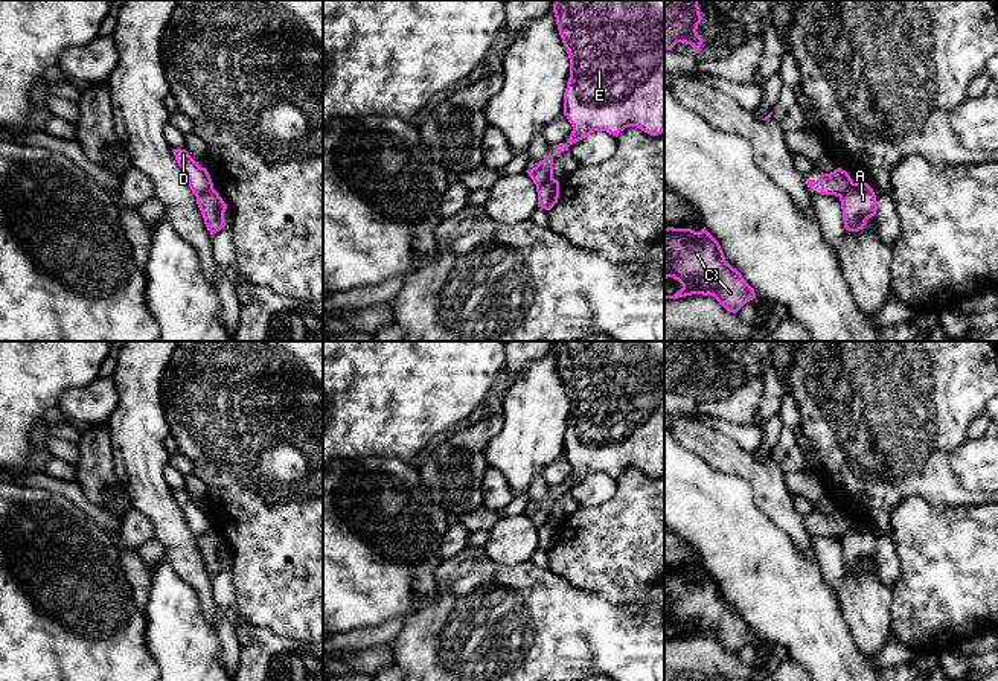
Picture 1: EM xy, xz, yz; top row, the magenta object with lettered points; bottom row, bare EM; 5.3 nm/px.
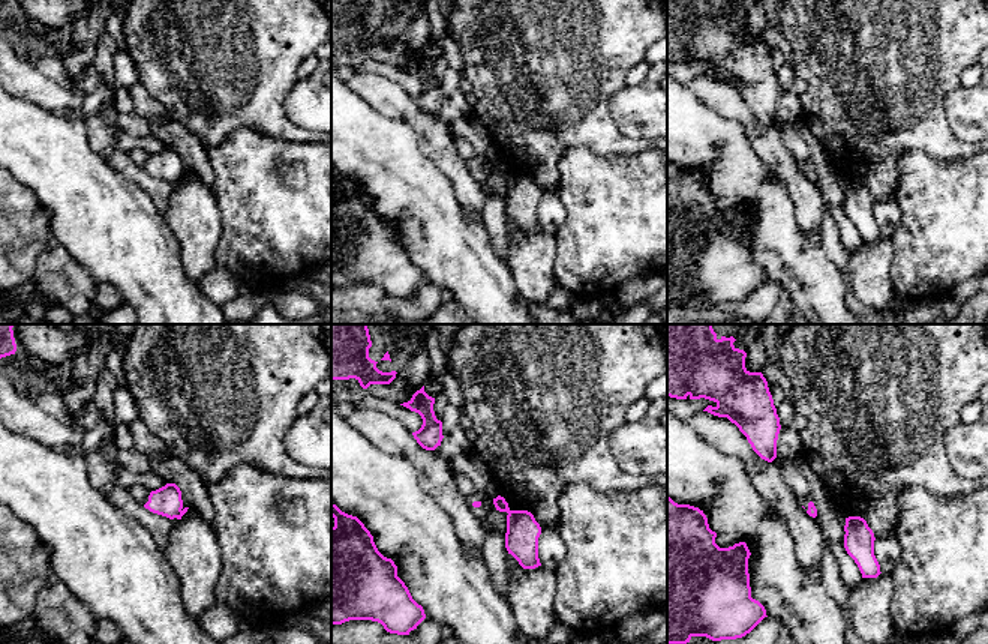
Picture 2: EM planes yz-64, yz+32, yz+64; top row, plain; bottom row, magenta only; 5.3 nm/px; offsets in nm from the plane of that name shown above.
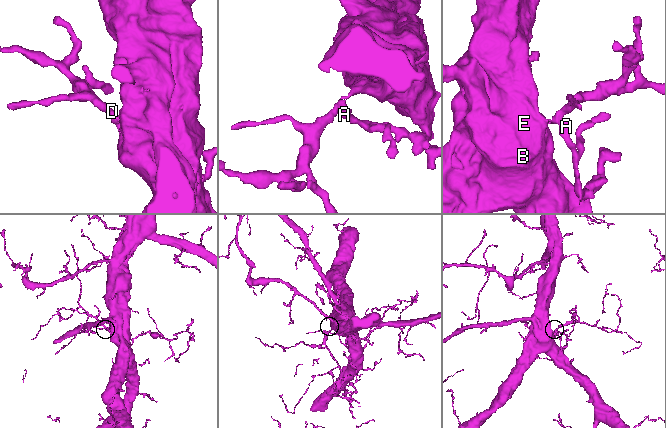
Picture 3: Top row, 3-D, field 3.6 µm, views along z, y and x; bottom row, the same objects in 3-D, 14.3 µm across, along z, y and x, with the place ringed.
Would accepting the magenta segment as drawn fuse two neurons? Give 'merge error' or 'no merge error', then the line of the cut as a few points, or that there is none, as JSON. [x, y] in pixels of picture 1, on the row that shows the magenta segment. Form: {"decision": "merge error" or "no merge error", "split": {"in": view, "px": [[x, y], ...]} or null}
{"decision": "merge error", "split": {"in": "xy", "px": [[212, 188], [197, 197]]}}

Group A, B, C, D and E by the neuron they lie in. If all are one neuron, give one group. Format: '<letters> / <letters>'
A / B C D E

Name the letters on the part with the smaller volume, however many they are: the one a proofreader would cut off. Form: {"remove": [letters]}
{"remove": ["A"]}

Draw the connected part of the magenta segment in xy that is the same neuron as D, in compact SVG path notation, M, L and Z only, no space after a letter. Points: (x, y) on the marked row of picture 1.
M172 149L172 152L195 197L213 189L207 169L201 168L186 149Z

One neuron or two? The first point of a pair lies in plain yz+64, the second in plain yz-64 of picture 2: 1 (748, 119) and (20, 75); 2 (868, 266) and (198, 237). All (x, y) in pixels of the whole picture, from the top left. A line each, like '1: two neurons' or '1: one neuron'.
1: one neuron
2: one neuron

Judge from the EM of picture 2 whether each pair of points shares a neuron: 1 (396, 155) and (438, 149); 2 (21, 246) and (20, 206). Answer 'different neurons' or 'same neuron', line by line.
1: different neurons
2: same neuron

